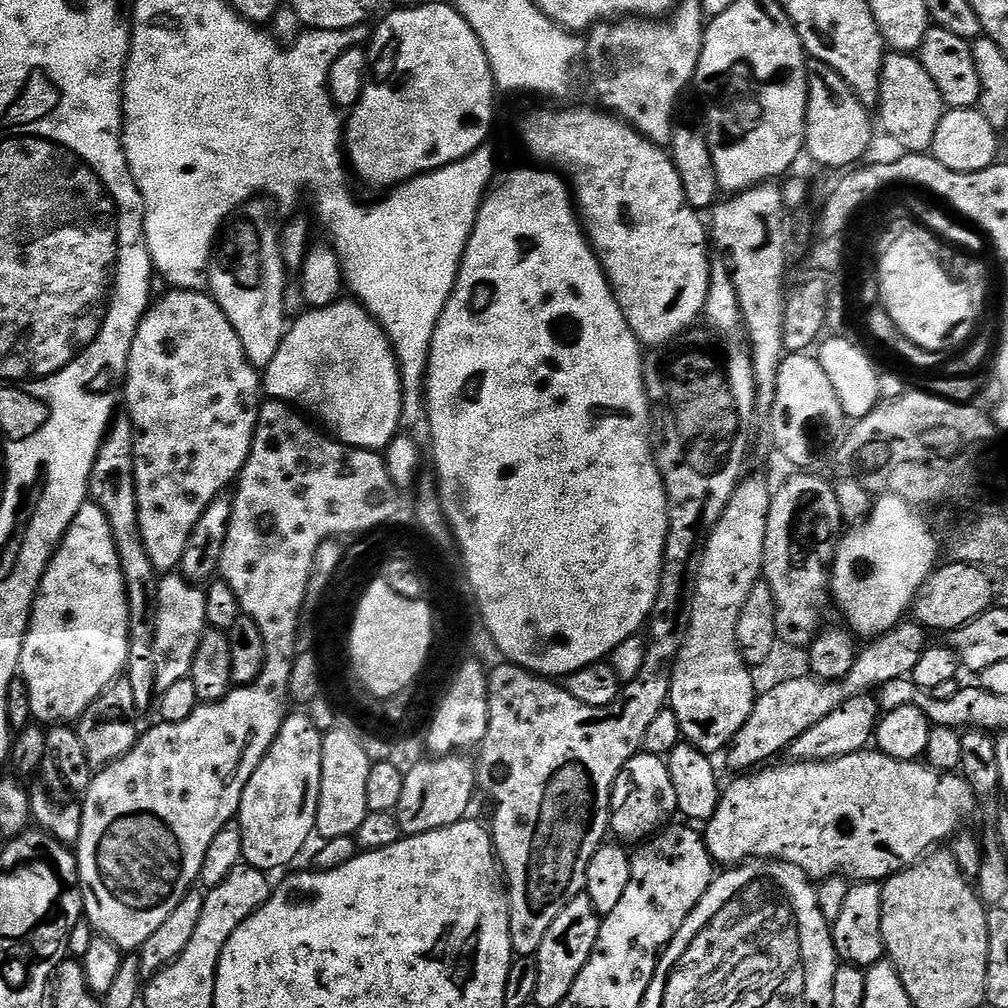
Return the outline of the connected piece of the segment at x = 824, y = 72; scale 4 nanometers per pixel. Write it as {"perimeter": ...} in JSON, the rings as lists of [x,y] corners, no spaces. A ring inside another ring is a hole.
{"perimeter":[[[809,59],[806,67],[808,70],[808,113],[804,123],[806,156],[809,156],[814,163],[821,164],[824,168],[851,169],[863,161],[860,159],[867,154],[868,147],[872,144],[873,117],[872,120],[868,117],[869,109],[852,91],[851,86],[830,66],[826,66],[820,60]]]}

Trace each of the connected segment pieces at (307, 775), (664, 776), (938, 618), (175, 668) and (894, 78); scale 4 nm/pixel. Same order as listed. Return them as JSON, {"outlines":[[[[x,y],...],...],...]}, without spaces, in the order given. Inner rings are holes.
{"outlines":[[[[303,711],[285,715],[284,724],[274,738],[270,750],[254,770],[250,782],[246,782],[240,799],[238,823],[241,832],[243,859],[253,868],[271,870],[284,868],[304,847],[308,839],[313,839],[316,831],[316,811],[320,801],[320,779],[322,778],[322,733],[315,728],[314,722]]],[[[637,754],[629,758],[612,787],[611,835],[616,835],[613,837],[620,842],[643,842],[661,831],[675,812],[678,812],[676,791],[674,782],[670,782],[667,763],[655,754]]],[[[951,562],[943,568],[937,567],[914,601],[915,623],[924,625],[925,629],[948,628],[955,630],[963,624],[977,620],[983,612],[989,611],[994,604],[994,584],[988,581],[989,573],[975,564]]],[[[179,574],[161,575],[156,586],[154,630],[154,678],[157,693],[170,689],[174,682],[191,677],[200,636],[208,627],[205,589]]],[[[892,52],[891,54],[885,55],[884,65],[880,68],[880,98],[878,101],[878,109],[880,108],[880,120],[878,116],[878,124],[884,127],[884,132],[893,140],[894,143],[900,147],[905,153],[909,152],[923,152],[927,153],[931,149],[932,143],[934,142],[934,134],[938,130],[938,122],[942,122],[944,113],[946,111],[946,105],[942,98],[942,94],[939,93],[938,86],[934,84],[934,79],[927,73],[926,69],[920,63],[919,59],[915,55],[905,54],[903,52]]]]}

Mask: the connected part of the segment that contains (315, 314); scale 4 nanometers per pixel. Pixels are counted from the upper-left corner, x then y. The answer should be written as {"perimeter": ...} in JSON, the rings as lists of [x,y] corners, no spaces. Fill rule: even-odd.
{"perimeter":[[[341,298],[325,308],[305,311],[305,316],[298,317],[293,324],[291,321],[282,346],[278,346],[278,354],[274,354],[274,362],[263,369],[262,388],[267,395],[268,392],[272,395],[269,397],[273,401],[303,410],[313,421],[321,420],[327,435],[349,448],[380,452],[402,428],[400,415],[404,409],[404,393],[400,365],[384,329],[359,303],[347,299]]]}

